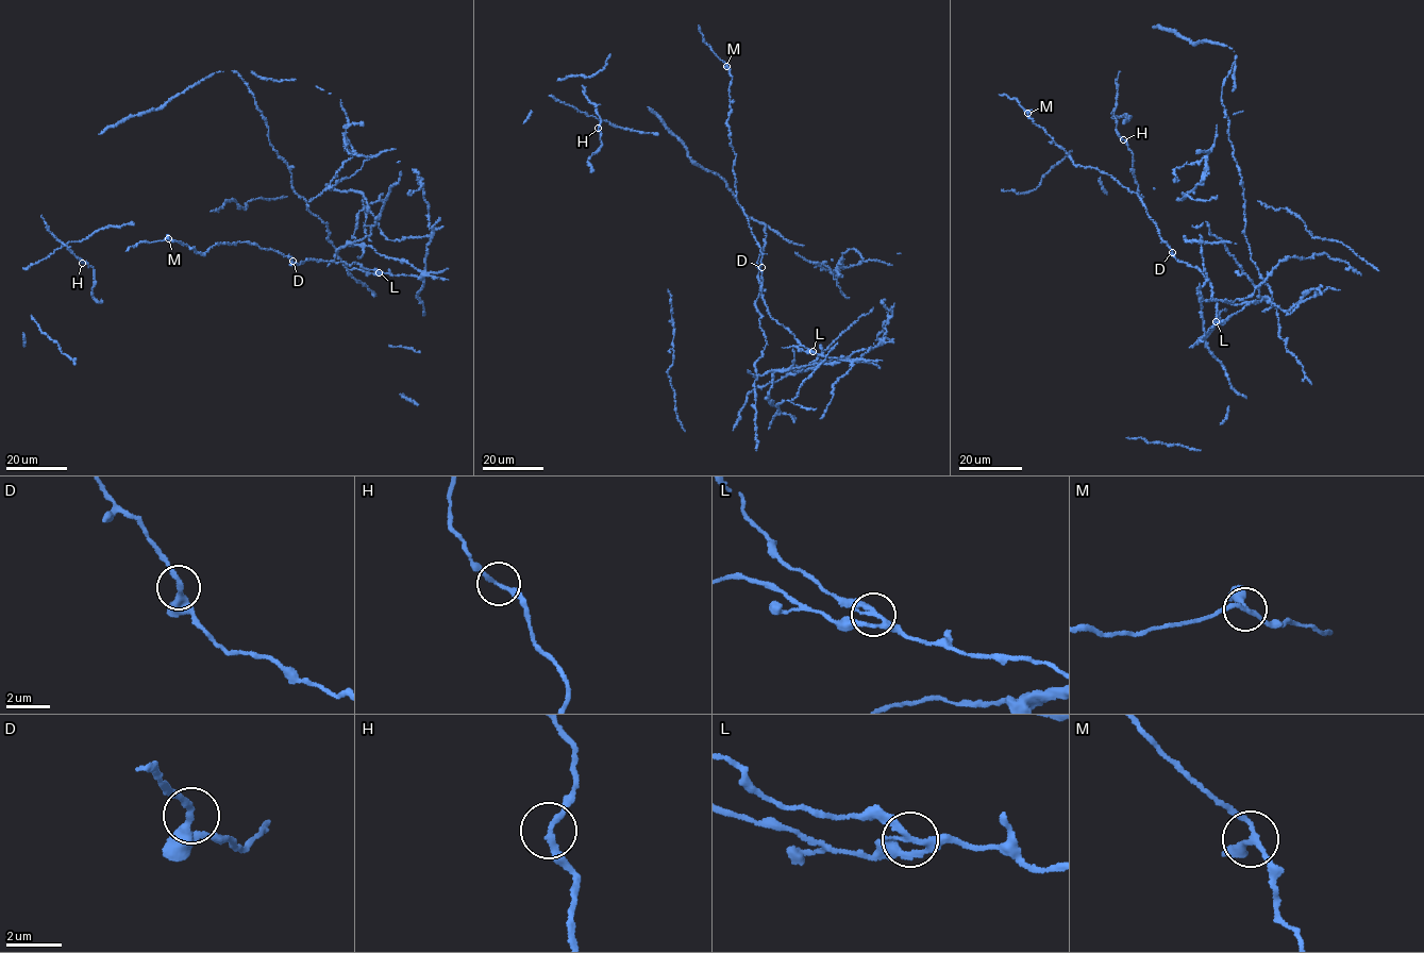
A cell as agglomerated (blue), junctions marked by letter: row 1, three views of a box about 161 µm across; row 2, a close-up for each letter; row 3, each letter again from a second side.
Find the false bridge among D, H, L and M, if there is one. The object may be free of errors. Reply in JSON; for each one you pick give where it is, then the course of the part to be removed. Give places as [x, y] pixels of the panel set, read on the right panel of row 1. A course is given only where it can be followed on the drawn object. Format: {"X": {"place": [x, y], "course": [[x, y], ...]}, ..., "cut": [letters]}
{"L": {"place": [1216, 321]}, "cut": ["L"]}

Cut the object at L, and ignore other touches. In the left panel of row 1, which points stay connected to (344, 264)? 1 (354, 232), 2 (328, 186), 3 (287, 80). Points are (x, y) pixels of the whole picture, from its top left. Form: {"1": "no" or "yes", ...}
{"1": "no", "2": "no", "3": "yes"}

